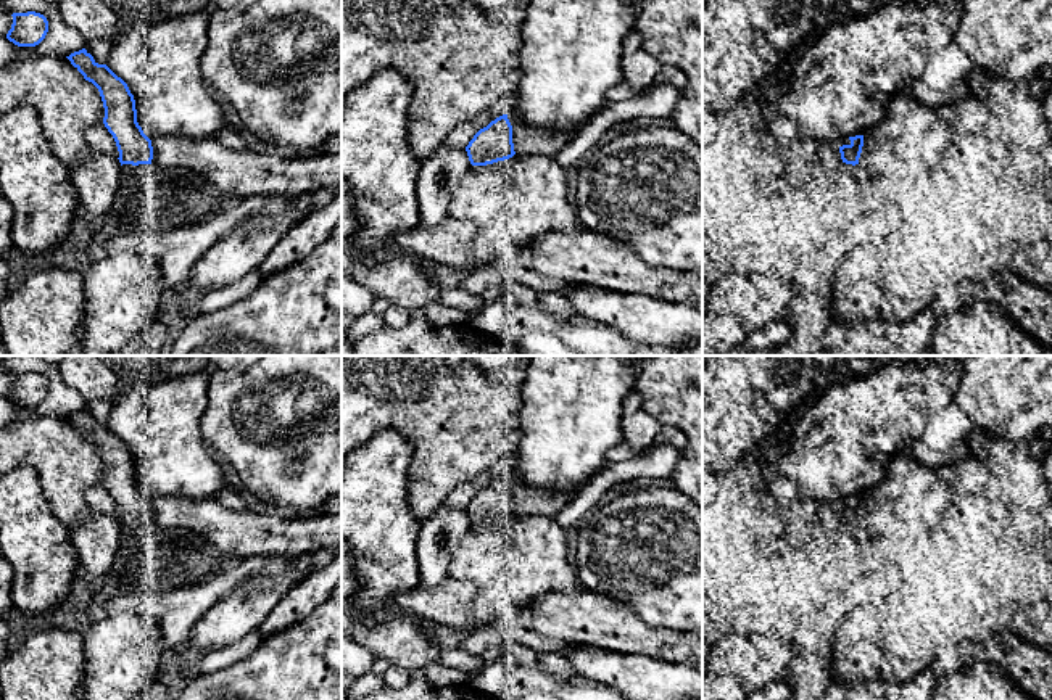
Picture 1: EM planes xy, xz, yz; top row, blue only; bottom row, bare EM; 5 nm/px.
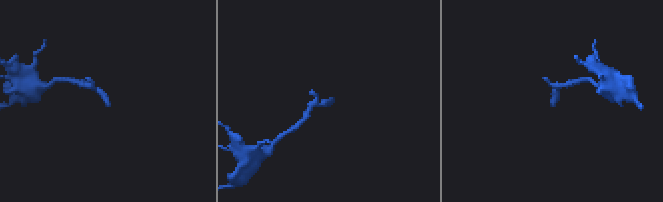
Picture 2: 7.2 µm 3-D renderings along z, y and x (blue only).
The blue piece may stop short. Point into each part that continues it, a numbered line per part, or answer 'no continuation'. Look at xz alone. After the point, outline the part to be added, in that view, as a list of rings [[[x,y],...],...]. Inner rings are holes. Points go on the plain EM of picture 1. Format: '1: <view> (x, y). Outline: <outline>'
1: xz (527, 501). Outline: [[[512,481],[512,504],[516,515],[535,515],[556,518],[557,513],[569,505],[580,489],[562,489],[551,492],[545,489],[527,488]]]

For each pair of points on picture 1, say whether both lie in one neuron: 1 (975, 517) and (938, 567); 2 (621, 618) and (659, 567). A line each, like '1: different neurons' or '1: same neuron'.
1: different neurons
2: different neurons

